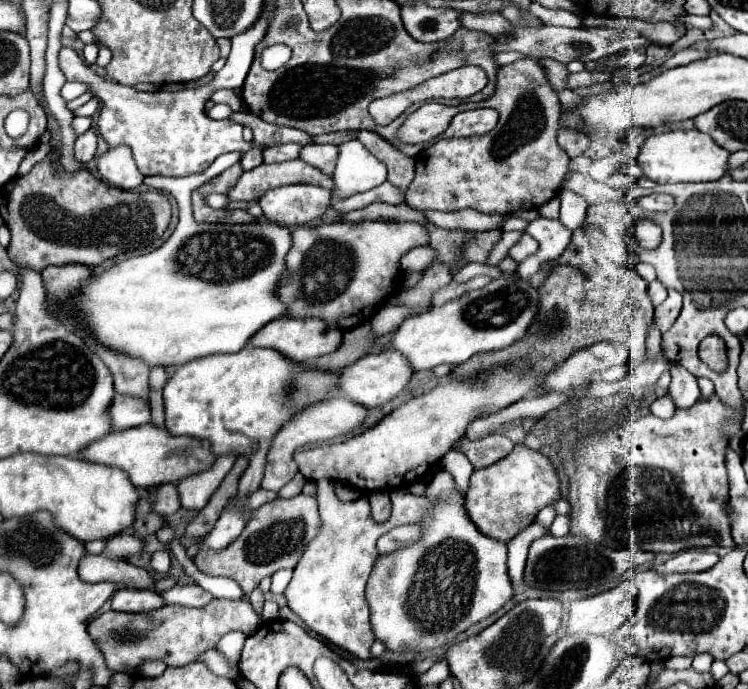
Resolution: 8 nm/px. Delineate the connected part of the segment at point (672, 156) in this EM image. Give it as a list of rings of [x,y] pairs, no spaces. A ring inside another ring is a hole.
[[[673,130],[673,132],[649,136],[641,144],[637,166],[641,168],[645,178],[657,184],[711,182],[727,174],[729,158],[731,158],[731,152],[717,146],[717,142],[709,138],[709,134],[703,134],[699,130]]]

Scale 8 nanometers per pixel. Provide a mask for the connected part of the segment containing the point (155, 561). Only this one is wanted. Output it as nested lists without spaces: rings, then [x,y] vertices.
[[[167,550],[155,552],[155,554],[151,556],[151,568],[153,568],[153,570],[157,570],[157,572],[165,574],[165,572],[169,570],[169,566],[171,566],[171,556],[169,556],[169,552],[167,552]]]

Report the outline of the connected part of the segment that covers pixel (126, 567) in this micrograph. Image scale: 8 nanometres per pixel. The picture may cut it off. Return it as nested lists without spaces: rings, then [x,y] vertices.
[[[83,556],[79,562],[79,578],[85,582],[125,582],[135,588],[153,588],[153,578],[143,570],[125,560],[99,556]]]

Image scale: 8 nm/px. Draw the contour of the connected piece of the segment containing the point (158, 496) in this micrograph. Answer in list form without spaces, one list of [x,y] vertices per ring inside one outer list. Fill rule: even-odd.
[[[163,484],[155,494],[153,494],[153,506],[157,510],[157,514],[161,516],[169,516],[175,514],[181,508],[181,500],[177,494],[177,486],[175,484]]]

